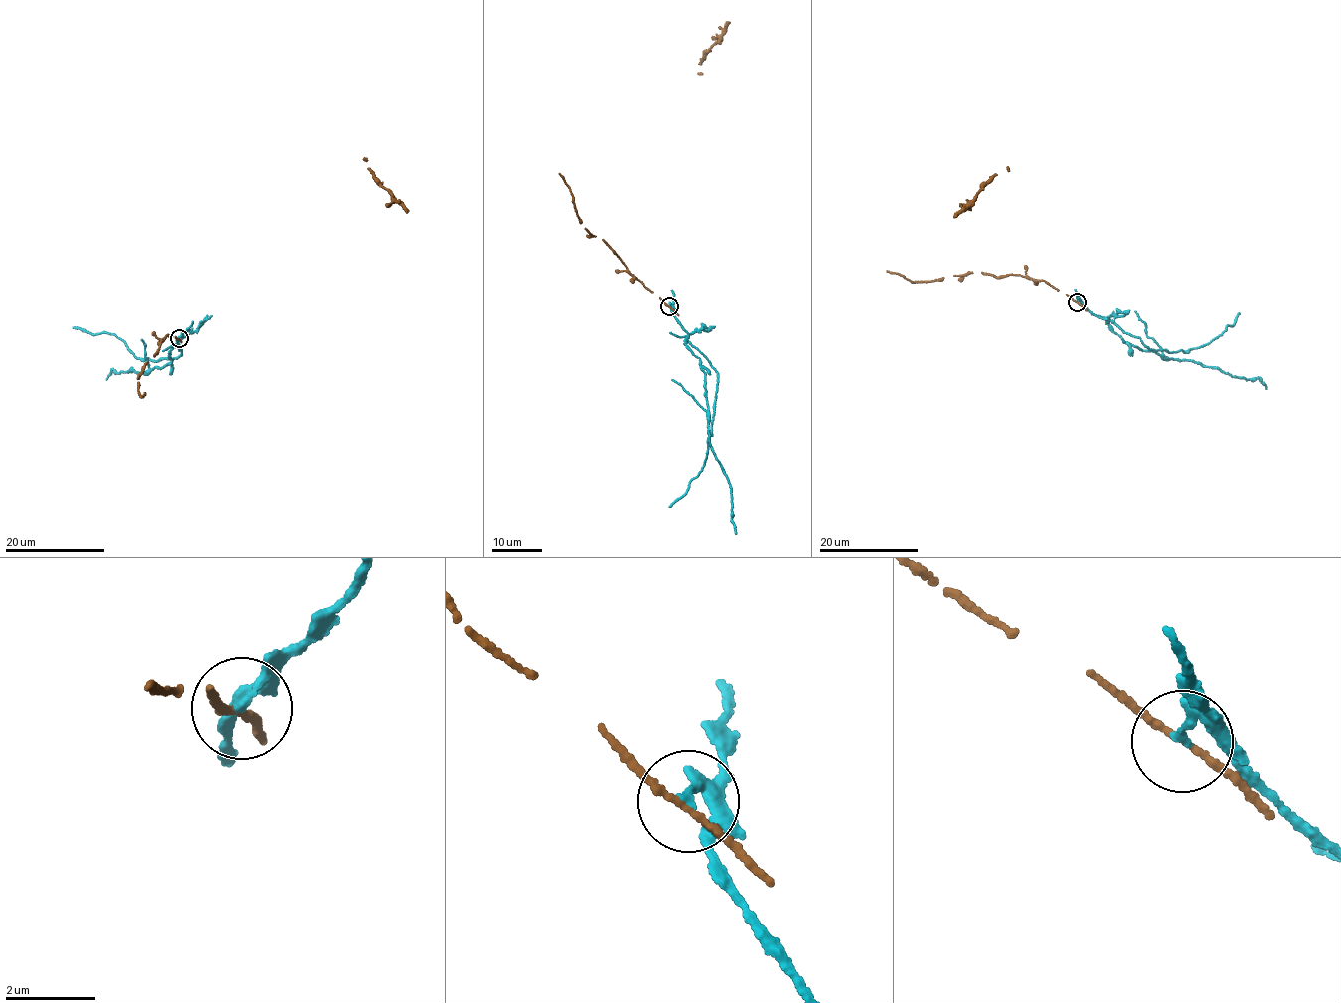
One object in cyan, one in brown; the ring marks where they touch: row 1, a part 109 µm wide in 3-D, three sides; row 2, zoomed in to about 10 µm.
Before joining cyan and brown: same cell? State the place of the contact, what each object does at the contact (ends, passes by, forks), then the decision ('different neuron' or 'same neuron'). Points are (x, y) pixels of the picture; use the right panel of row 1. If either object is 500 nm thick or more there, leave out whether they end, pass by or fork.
(1077, 302) | cyan ends | brown passes by | different neuron

